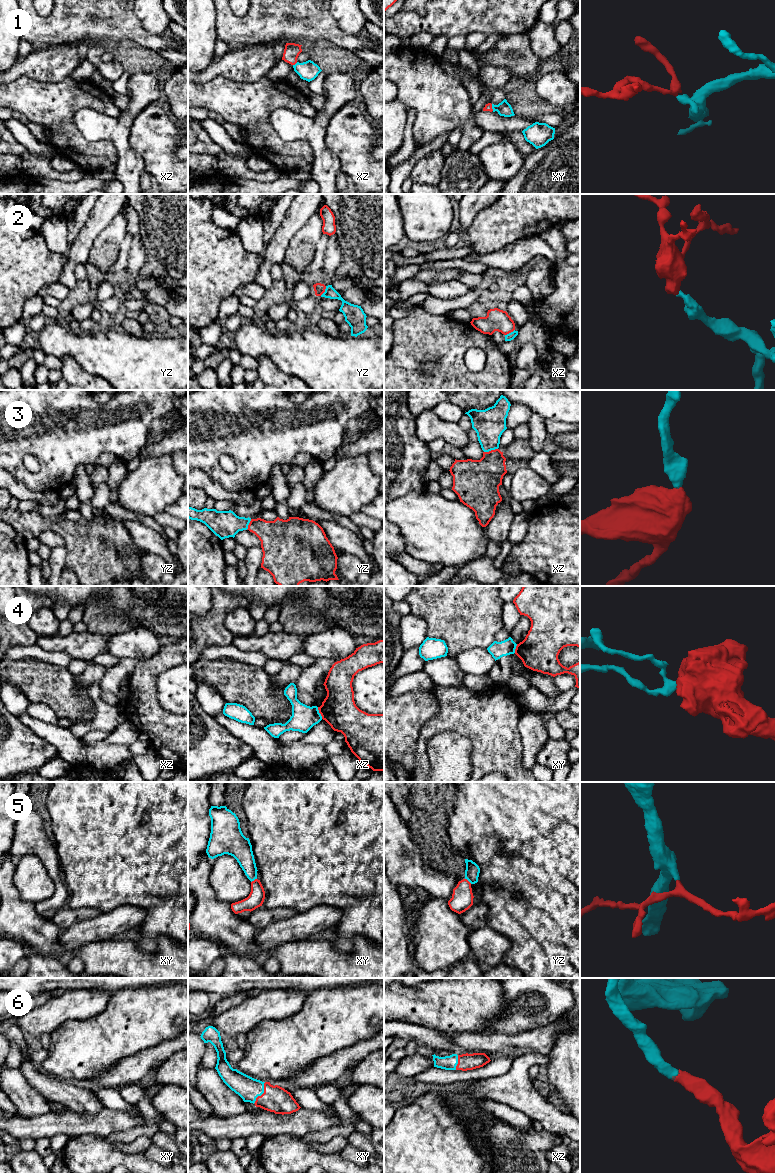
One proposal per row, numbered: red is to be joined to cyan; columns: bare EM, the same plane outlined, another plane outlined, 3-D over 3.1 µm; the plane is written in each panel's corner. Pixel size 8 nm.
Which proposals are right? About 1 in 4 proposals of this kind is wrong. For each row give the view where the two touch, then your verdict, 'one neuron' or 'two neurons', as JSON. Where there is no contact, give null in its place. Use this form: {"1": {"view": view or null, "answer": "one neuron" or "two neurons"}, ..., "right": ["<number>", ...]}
{"1": {"view": "xy", "answer": "one neuron"}, "2": {"view": "yz", "answer": "one neuron"}, "3": {"view": "xz", "answer": "one neuron"}, "4": {"view": "xz", "answer": "two neurons"}, "5": {"view": "yz", "answer": "one neuron"}, "6": {"view": "xy", "answer": "one neuron"}, "right": ["1", "2", "3", "5", "6"]}

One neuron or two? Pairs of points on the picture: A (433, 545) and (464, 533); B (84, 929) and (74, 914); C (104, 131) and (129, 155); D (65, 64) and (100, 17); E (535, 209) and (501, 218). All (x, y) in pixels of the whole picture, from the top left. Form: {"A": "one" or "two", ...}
{"A": "one", "B": "two", "C": "one", "D": "two", "E": "one"}

